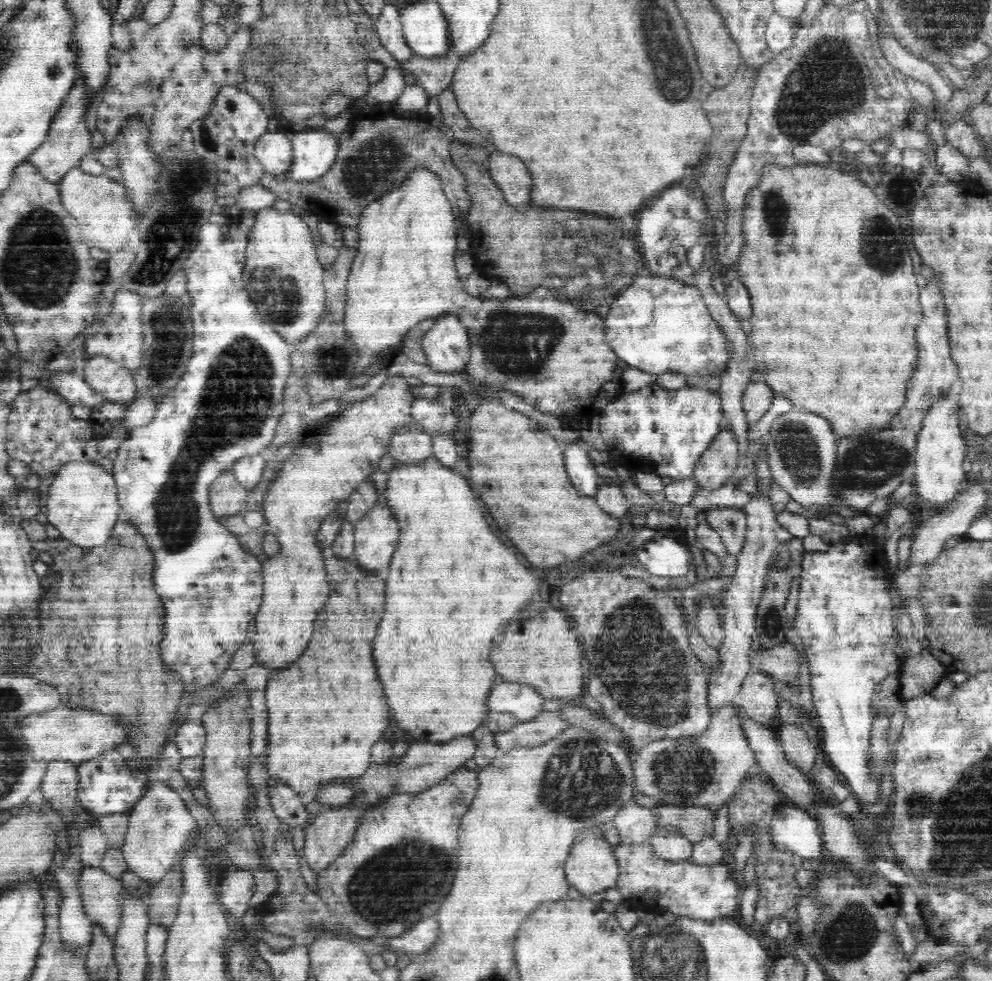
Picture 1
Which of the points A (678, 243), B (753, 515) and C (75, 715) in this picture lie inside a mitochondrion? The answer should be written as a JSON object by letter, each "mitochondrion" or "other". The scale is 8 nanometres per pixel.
{"A":"mitochondrion","B":"other","C":"other"}

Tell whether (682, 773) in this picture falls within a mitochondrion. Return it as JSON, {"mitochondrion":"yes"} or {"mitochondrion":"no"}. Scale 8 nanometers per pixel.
{"mitochondrion":"yes"}

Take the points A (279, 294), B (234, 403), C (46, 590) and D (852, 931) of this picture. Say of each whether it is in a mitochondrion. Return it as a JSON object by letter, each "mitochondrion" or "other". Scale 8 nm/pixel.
{"A":"mitochondrion","B":"mitochondrion","C":"other","D":"mitochondrion"}

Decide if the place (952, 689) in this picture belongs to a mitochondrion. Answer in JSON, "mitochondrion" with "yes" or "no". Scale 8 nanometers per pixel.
{"mitochondrion":"no"}

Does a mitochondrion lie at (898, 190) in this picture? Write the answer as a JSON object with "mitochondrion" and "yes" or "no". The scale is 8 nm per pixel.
{"mitochondrion":"yes"}

